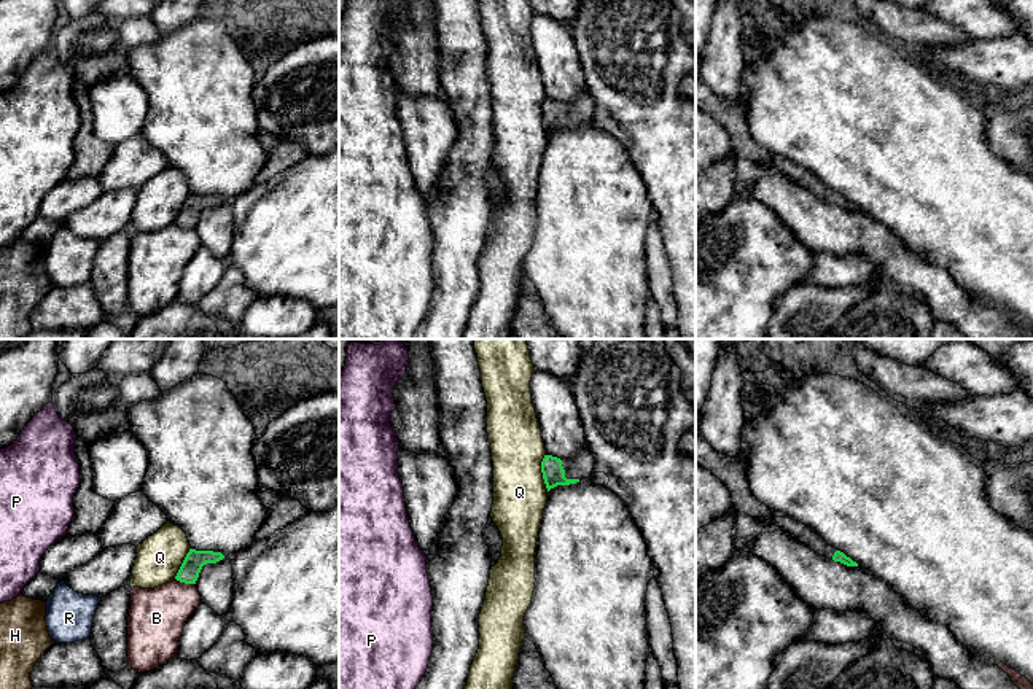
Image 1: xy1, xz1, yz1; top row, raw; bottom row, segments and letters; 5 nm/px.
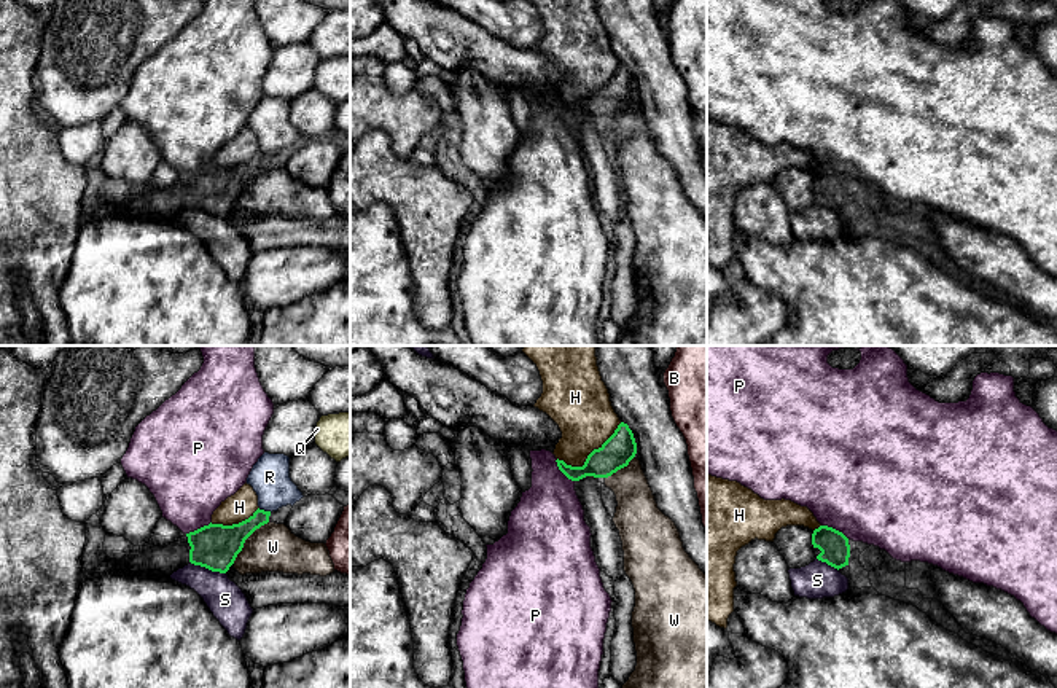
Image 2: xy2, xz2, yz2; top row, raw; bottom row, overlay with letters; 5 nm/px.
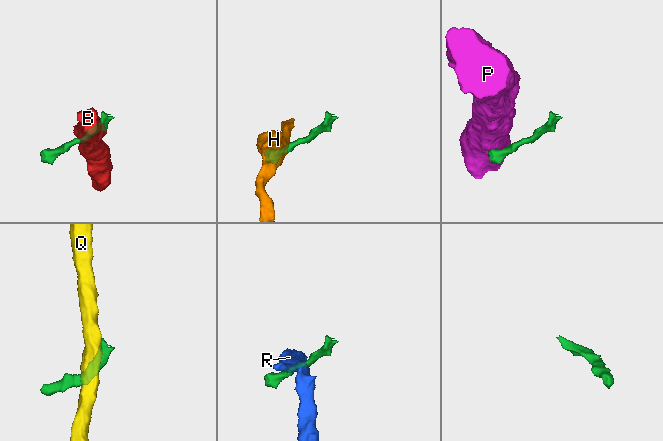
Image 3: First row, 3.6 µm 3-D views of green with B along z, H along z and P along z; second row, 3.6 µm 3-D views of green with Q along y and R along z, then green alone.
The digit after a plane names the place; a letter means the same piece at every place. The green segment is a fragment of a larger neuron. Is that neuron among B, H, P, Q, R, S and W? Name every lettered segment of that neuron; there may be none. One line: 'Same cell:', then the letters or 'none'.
Same cell: none

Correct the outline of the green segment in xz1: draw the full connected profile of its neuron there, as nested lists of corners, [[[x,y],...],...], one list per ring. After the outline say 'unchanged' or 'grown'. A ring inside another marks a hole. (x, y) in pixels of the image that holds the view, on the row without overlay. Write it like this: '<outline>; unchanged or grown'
[[[587,89],[571,102],[560,103],[552,99],[544,99],[541,116],[548,135],[557,129],[570,129],[587,123],[594,115],[594,108],[595,102]]]; grown

